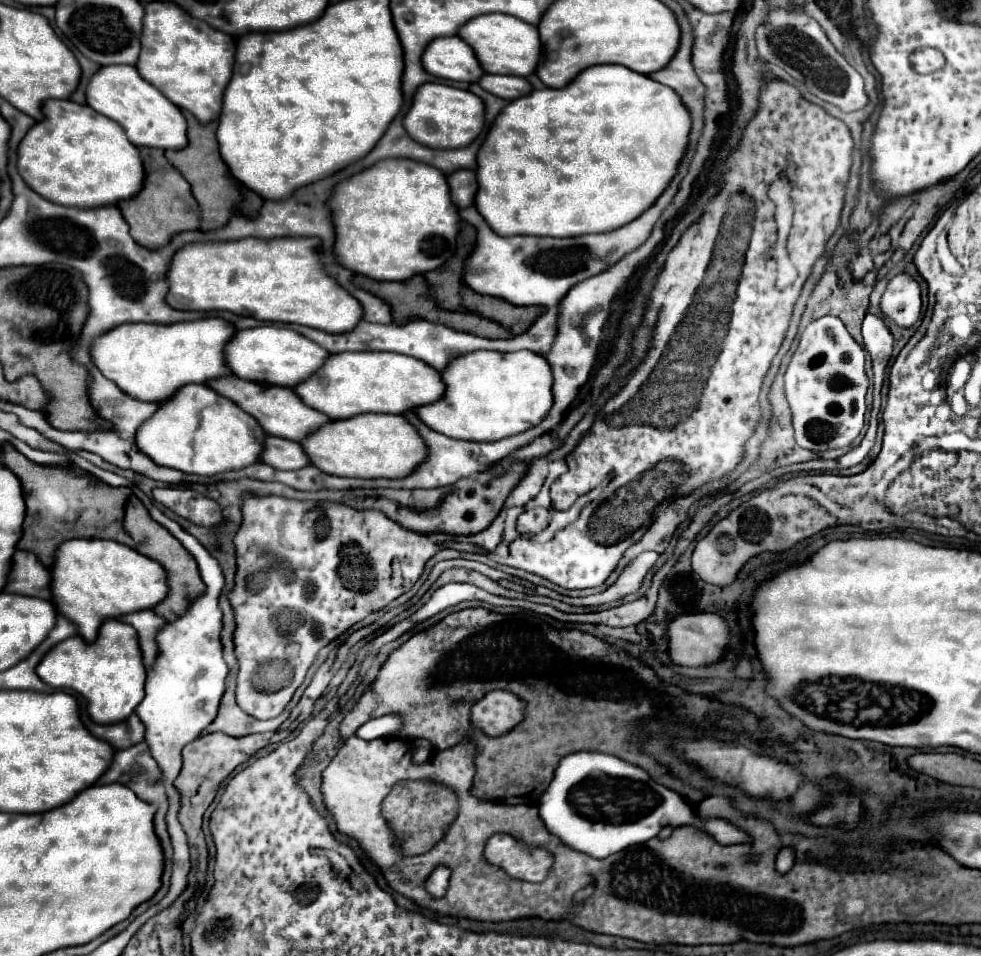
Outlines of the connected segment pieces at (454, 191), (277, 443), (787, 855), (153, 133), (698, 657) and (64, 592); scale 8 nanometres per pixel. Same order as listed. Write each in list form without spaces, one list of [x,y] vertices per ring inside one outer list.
[[[467,169],[455,171],[455,173],[447,175],[447,183],[449,183],[451,201],[457,209],[473,205],[473,199],[475,199],[475,193],[477,193],[475,171],[467,171]]]
[[[267,437],[261,451],[261,461],[275,469],[301,469],[309,465],[309,457],[295,441],[283,441],[281,437]]]
[[[783,847],[777,855],[775,869],[779,869],[779,873],[787,873],[787,869],[791,869],[791,867],[793,867],[793,849]]]
[[[131,65],[99,67],[99,71],[95,71],[87,83],[85,97],[91,109],[117,121],[133,145],[157,149],[183,149],[183,145],[187,145],[187,123],[179,107],[163,97],[163,93],[147,83]]]
[[[683,611],[683,613],[677,613],[667,625],[667,641],[669,641],[667,653],[675,665],[699,667],[699,665],[715,663],[723,655],[723,647],[729,645],[729,639],[731,635],[729,635],[727,621],[715,613]]]
[[[69,539],[59,545],[53,567],[51,567],[51,593],[53,603],[57,611],[69,619],[77,627],[77,635],[85,641],[95,641],[99,625],[105,619],[117,619],[127,613],[153,609],[163,597],[167,595],[167,581],[165,581],[163,567],[157,561],[151,561],[149,557],[143,557],[135,549],[121,545],[117,541],[105,541],[105,539]]]

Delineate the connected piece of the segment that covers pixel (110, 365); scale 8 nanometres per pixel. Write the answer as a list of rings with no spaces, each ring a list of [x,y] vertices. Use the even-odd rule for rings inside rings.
[[[203,317],[197,321],[181,321],[181,323],[169,323],[169,325],[123,323],[119,327],[113,327],[111,331],[105,331],[99,337],[95,337],[89,351],[91,351],[91,361],[95,363],[95,367],[107,379],[117,383],[119,389],[123,389],[127,395],[131,395],[133,399],[139,399],[139,401],[161,403],[161,401],[169,399],[183,385],[207,383],[209,379],[229,375],[231,371],[225,365],[223,347],[235,335],[235,331],[237,329],[221,317]]]

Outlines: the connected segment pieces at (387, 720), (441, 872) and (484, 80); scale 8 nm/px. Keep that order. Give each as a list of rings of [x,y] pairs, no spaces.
[[[385,715],[379,719],[371,719],[367,721],[355,735],[363,737],[363,739],[375,739],[375,737],[393,737],[399,731],[399,717],[397,715]]]
[[[439,865],[435,867],[427,881],[425,881],[425,891],[433,897],[433,899],[439,899],[445,895],[447,887],[449,887],[449,877],[451,877],[451,869],[447,865]]]
[[[483,75],[479,81],[477,81],[485,91],[501,97],[501,99],[507,99],[507,101],[513,101],[513,99],[519,99],[523,95],[527,95],[531,91],[531,85],[527,83],[527,79],[523,77],[509,77],[509,75]]]

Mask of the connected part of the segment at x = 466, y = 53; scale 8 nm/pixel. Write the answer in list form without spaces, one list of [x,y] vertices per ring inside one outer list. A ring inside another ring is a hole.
[[[457,35],[431,41],[431,45],[423,51],[421,61],[423,69],[439,79],[475,83],[483,75],[473,49],[469,49],[469,45]]]

